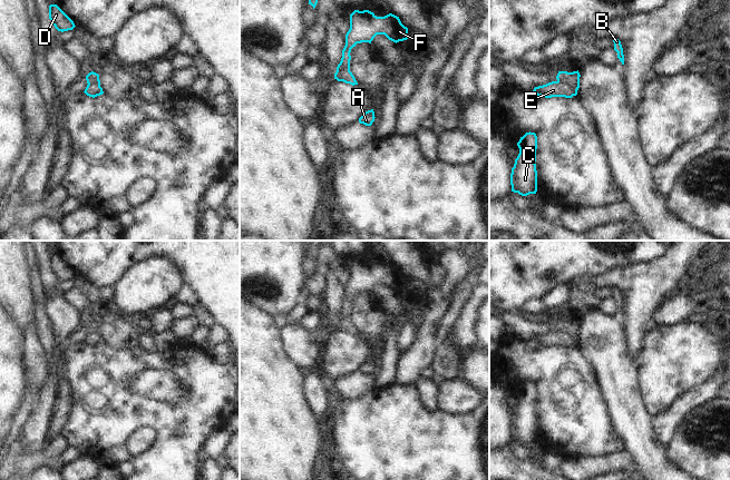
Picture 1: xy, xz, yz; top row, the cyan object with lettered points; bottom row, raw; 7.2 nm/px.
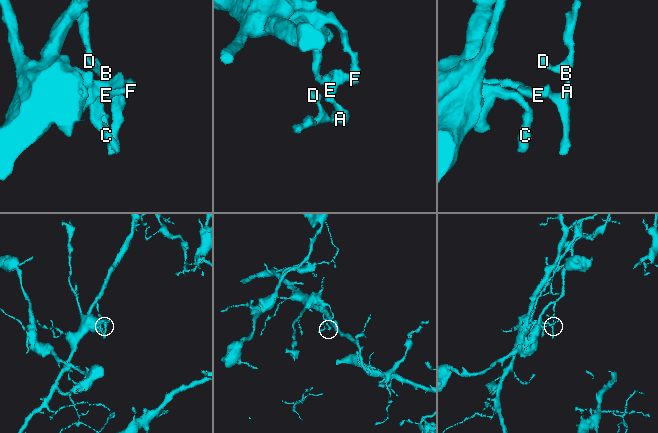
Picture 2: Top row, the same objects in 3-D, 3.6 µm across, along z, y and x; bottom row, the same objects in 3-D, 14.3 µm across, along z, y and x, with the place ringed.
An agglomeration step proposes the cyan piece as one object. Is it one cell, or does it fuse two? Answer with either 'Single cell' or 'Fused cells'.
Fused cells

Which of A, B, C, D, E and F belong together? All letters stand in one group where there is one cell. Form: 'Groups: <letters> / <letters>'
Groups: A B D / C E F

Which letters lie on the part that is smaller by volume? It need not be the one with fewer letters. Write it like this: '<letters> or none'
A, B, D

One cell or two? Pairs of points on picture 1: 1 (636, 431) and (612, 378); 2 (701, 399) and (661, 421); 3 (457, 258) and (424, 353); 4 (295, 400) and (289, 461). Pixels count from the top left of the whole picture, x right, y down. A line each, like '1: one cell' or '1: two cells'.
1: one cell
2: one cell
3: one cell
4: one cell

